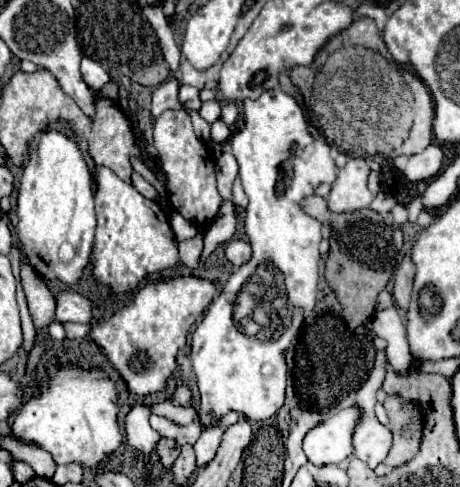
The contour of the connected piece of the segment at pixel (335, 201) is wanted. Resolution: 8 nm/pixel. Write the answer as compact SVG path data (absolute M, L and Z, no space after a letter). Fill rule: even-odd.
M350 158L348 164L340 170L332 190L328 194L328 208L332 212L352 212L368 208L374 200L374 194L368 188L370 166L362 158Z

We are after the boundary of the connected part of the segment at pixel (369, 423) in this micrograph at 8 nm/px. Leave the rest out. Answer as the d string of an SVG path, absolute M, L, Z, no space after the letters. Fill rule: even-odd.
M386 350L376 352L374 368L366 380L366 384L356 394L356 406L360 408L360 424L356 424L356 432L352 434L354 456L364 460L370 468L376 468L388 456L392 446L392 434L386 426L376 420L374 406L378 390L382 390L384 376L386 376L388 356Z

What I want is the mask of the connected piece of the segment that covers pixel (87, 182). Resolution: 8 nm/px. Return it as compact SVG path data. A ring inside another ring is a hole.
M46 130L38 136L30 158L22 166L18 218L20 248L34 270L46 280L76 284L90 260L96 216L92 176L74 136L58 130Z

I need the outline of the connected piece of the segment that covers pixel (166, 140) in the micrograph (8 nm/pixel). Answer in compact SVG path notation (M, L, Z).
M166 110L154 124L154 148L158 150L158 162L160 162L160 168L166 176L166 190L170 194L170 202L172 206L192 224L198 224L198 226L208 226L216 214L218 214L218 208L220 208L220 194L216 190L216 164L214 160L210 158L210 154L206 152L206 146L196 138L194 134L194 128L192 128L192 120L190 120L190 114L186 110Z

